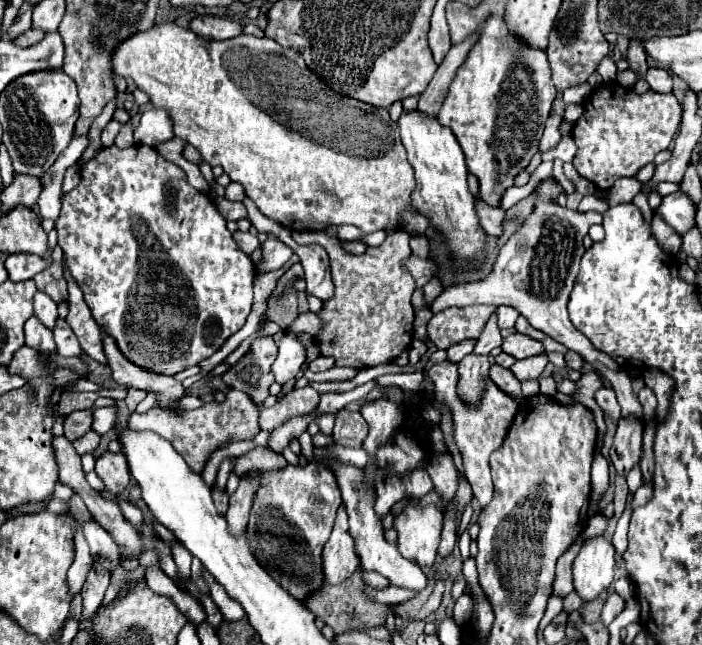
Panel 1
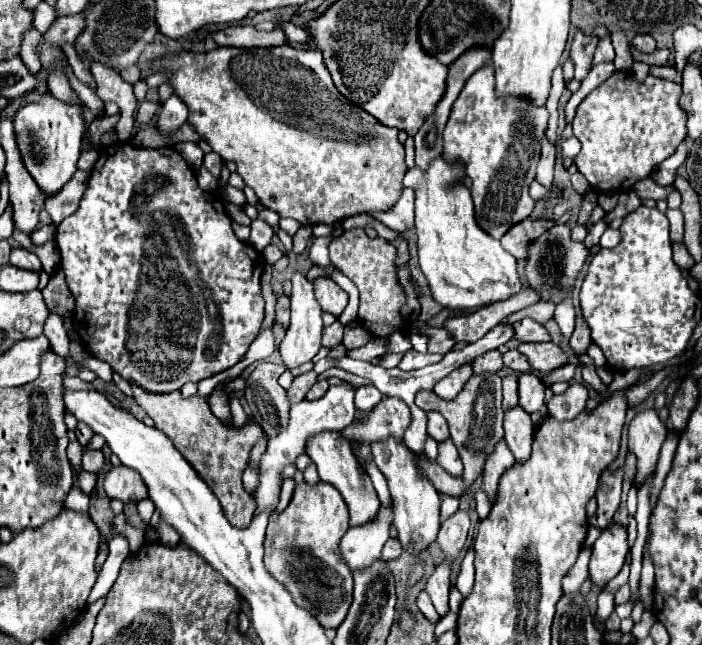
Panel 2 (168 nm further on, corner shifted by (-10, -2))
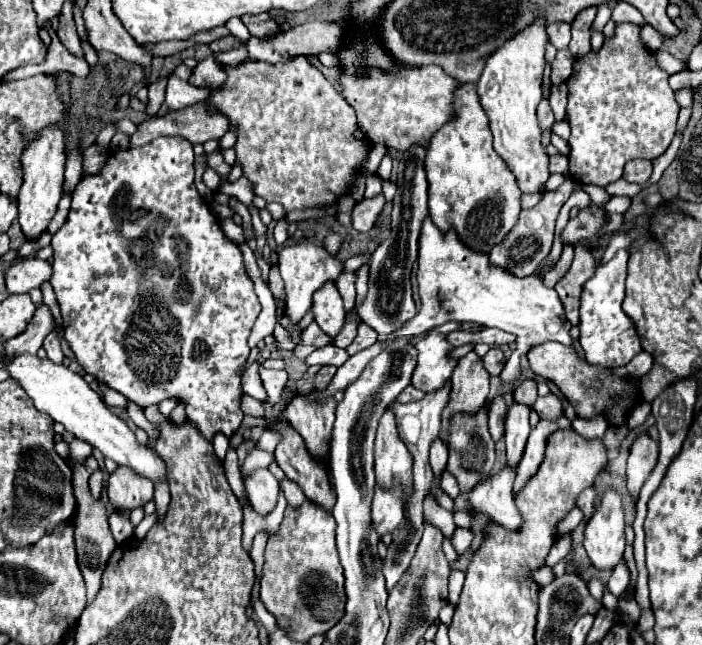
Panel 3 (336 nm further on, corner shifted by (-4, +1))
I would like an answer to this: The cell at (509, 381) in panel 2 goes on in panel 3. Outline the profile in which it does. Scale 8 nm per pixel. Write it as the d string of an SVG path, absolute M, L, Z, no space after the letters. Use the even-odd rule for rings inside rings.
M496 396L492 402L492 408L488 412L488 430L494 442L498 442L502 438L504 432L504 414L506 414L506 404L502 396Z

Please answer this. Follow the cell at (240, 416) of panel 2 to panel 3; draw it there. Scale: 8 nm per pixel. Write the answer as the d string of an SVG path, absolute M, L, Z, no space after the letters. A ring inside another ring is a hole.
M230 448L228 454L226 454L224 474L226 474L226 478L228 478L228 484L230 484L232 494L236 496L236 500L238 500L240 506L244 508L244 506L246 506L246 490L244 490L244 486L242 486L242 476L240 476L240 470L238 470L238 456L236 456L236 450L234 450L234 448Z

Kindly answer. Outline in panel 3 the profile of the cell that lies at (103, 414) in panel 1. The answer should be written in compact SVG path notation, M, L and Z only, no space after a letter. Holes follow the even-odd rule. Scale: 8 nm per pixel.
M74 438L72 442L70 442L70 458L68 460L76 460L76 462L80 462L80 460L84 460L84 458L88 458L90 454L92 454L93 447L88 444L88 442L84 442L84 440L80 440L80 438Z

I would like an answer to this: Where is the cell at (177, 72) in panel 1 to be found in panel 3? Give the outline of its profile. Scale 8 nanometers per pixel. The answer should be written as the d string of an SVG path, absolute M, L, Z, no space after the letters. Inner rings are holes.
M294 58L286 64L268 62L244 62L236 68L226 66L226 86L222 90L212 90L206 106L212 110L222 110L230 118L230 128L236 128L236 156L244 166L244 176L254 182L256 194L266 202L278 202L292 210L306 210L314 206L330 206L338 198L350 192L350 182L360 172L368 158L370 142L356 126L354 108L334 90L334 86L324 78L324 74L306 58Z

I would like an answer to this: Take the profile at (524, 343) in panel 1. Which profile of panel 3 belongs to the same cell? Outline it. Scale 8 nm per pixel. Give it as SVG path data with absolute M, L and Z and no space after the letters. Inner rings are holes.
M544 342L542 346L534 346L528 352L528 362L534 374L554 382L562 396L574 406L578 418L594 418L598 414L606 416L606 422L610 426L622 426L636 406L638 392L634 388L634 382L630 378L616 378L608 368L588 364L582 360L572 346L562 346L556 342Z

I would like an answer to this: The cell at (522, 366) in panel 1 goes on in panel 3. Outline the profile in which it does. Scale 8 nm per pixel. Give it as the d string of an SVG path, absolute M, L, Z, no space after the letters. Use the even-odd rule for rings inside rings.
M512 404L508 418L506 418L506 466L516 468L522 454L524 446L530 434L530 424L528 424L528 406L524 404Z

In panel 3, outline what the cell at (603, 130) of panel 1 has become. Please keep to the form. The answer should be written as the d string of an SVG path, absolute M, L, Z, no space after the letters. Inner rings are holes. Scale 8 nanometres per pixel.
M616 24L614 36L604 38L598 52L574 60L568 86L570 116L570 176L580 184L608 186L622 176L628 160L662 156L676 132L678 104L668 86L668 72L658 68L656 52L640 38L640 26Z

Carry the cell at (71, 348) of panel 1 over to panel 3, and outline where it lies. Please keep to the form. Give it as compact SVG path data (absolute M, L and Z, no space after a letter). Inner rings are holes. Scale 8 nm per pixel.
M100 384L100 388L102 388L102 392L104 392L104 402L106 402L106 406L128 408L128 400L126 400L122 394L118 394L116 390L110 390L110 388L106 388L106 386L102 386L102 384Z

